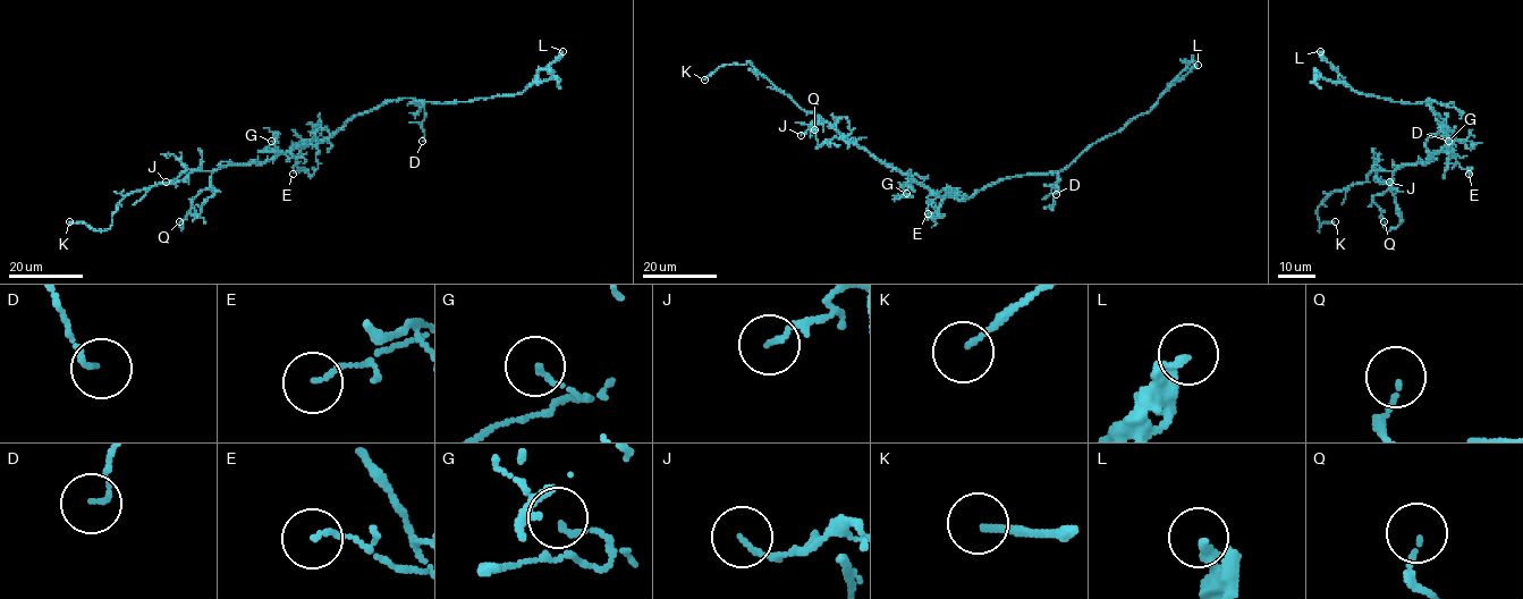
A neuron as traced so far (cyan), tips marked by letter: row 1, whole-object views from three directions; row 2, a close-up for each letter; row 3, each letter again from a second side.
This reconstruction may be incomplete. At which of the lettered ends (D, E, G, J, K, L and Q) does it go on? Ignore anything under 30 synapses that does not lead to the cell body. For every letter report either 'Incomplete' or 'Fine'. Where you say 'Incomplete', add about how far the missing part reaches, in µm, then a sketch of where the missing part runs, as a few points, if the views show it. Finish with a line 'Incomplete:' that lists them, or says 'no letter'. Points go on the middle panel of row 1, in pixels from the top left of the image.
D: Fine
E: Fine
G: Fine
J: Fine
K: Incomplete. Missing length about 15 µm. Course of what is missing: (704, 79), (668, 94), (663, 99), (667, 101)
L: Fine
Q: Fine
Incomplete: K

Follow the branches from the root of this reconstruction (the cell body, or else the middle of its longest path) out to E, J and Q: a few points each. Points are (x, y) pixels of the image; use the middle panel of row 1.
E: (945, 196), (937, 195), (931, 201), (938, 217), (928, 213)
J: (945, 196), (933, 194), (887, 167), (848, 141), (829, 123), (813, 124), (801, 135)
Q: (945, 196), (933, 194), (887, 167), (845, 137), (834, 137), (817, 146), (814, 129)

